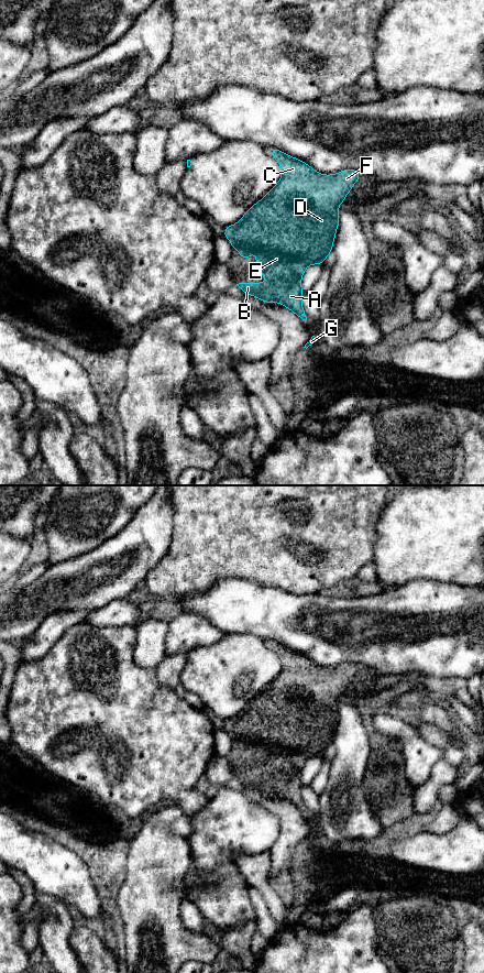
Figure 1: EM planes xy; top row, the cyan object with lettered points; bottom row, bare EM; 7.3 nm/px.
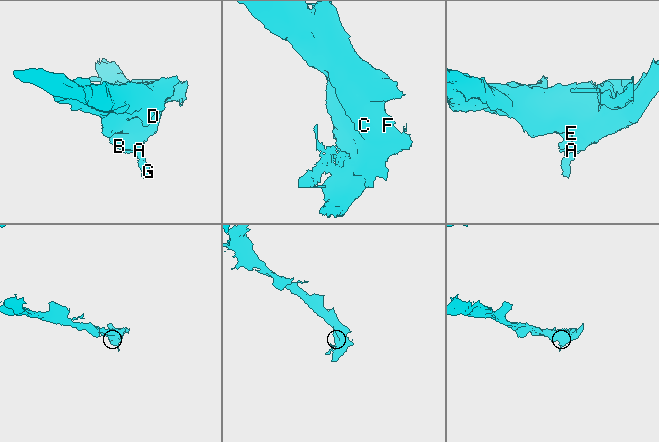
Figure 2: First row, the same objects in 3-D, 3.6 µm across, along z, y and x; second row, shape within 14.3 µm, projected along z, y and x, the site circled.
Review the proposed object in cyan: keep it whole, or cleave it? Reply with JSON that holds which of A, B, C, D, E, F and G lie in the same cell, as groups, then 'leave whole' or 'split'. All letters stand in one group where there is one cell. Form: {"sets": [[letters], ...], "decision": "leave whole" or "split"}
{"sets": [["A", "B", "D", "E", "F", "G"], ["C"]], "decision": "split"}

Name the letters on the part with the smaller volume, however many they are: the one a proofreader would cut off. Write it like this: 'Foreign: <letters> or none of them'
Foreign: A, B, D, E, F, G

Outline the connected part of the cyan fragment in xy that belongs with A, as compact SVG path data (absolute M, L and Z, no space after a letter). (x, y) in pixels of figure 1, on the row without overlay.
M307 659L307 686L295 684L289 696L265 696L263 692L252 699L240 712L240 717L249 724L254 725L254 746L256 759L262 764L266 776L239 776L236 777L245 787L255 789L266 796L276 795L289 801L302 813L307 813L301 798L301 769L307 759L321 757L331 746L334 729L339 718L339 698L351 685L358 675L359 664L344 663L333 668L323 668Z

